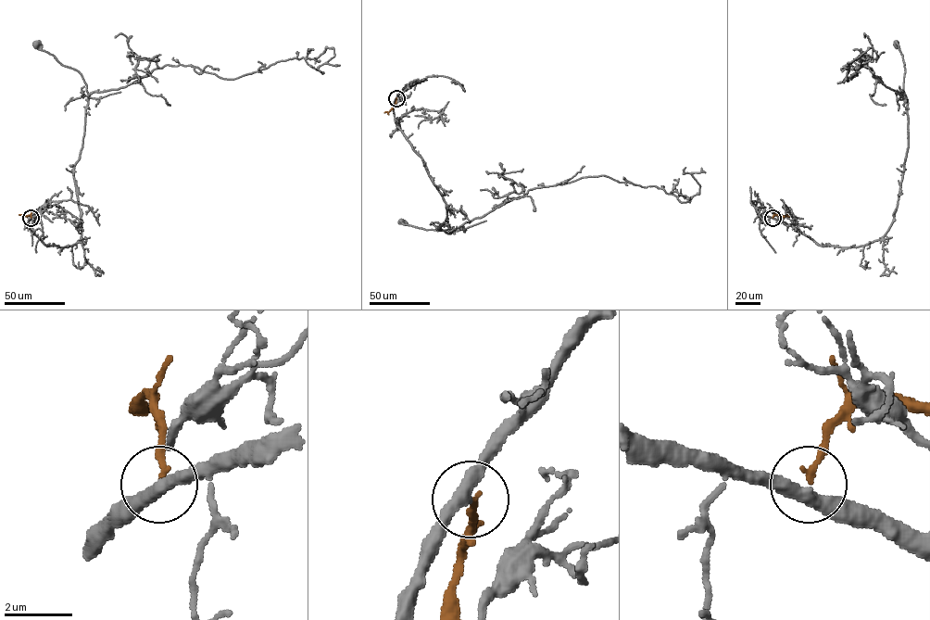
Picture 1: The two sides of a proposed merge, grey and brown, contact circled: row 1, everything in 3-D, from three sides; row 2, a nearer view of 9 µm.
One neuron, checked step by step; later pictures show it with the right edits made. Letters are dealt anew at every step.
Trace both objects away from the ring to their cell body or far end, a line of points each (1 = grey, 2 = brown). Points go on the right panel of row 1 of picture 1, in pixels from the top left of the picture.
1: (772, 218), (822, 246), (858, 246), (879, 239), (886, 233), (896, 209), (908, 146), (905, 69), (896, 44)
2: (772, 218), (775, 214), (787, 214)

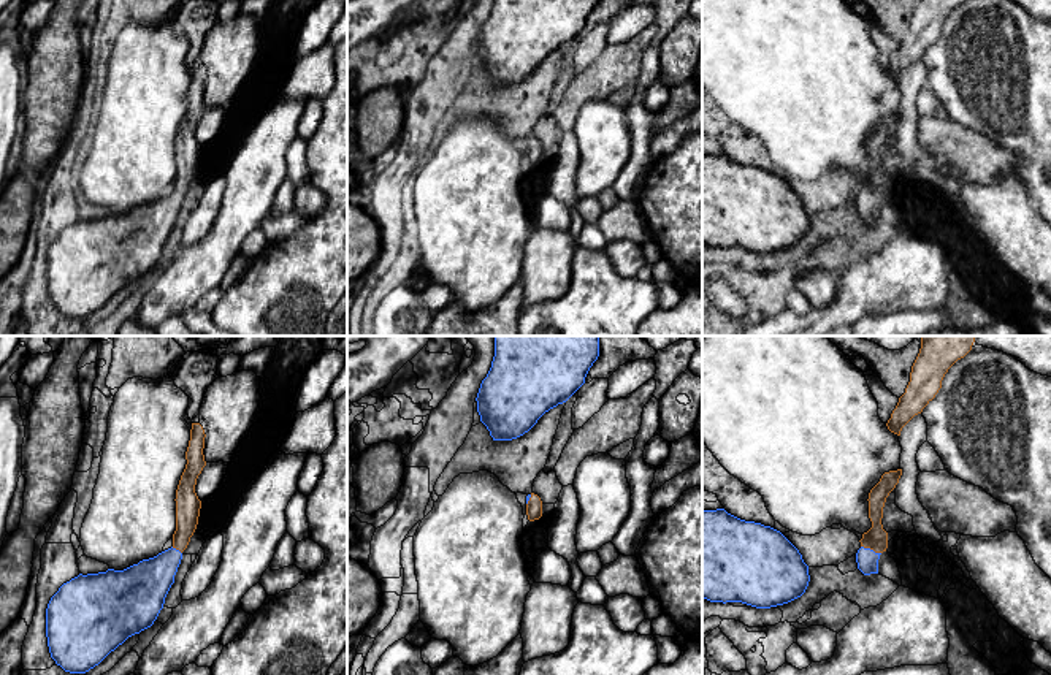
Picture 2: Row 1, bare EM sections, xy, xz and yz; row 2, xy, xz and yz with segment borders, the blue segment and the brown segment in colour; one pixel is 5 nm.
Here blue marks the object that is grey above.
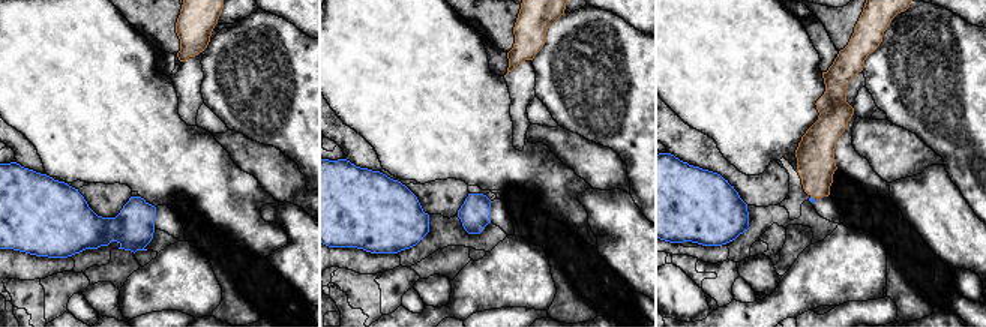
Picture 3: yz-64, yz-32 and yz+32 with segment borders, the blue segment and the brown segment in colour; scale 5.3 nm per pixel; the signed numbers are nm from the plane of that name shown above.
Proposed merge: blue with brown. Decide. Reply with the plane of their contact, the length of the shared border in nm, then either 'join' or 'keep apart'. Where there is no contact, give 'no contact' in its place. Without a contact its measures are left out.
meets blue in yz; contact 110 nm long; join

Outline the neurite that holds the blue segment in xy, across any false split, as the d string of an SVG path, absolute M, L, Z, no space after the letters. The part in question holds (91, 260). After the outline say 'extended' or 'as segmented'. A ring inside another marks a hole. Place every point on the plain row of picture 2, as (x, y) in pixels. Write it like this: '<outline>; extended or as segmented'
M192 68L187 109L174 144L173 192L124 215L79 219L51 242L46 254L48 292L65 317L89 317L157 265L198 170L201 146L195 130L206 111L204 82L203 71Z; extended

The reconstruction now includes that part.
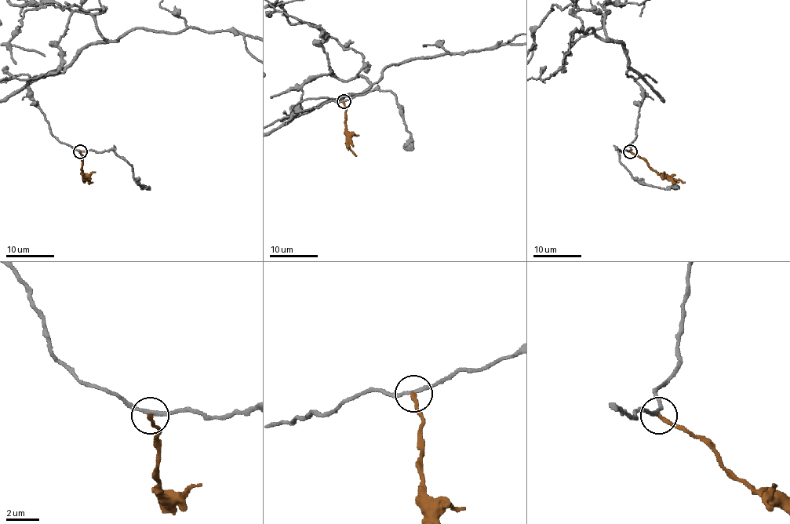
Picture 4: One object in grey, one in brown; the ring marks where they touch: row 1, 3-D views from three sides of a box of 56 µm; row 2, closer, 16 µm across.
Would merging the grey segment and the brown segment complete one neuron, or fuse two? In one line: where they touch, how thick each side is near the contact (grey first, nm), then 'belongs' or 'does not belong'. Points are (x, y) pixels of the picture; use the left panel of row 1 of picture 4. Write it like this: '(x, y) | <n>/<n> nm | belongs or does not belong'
(80, 151) | 190/240 nm | does not belong

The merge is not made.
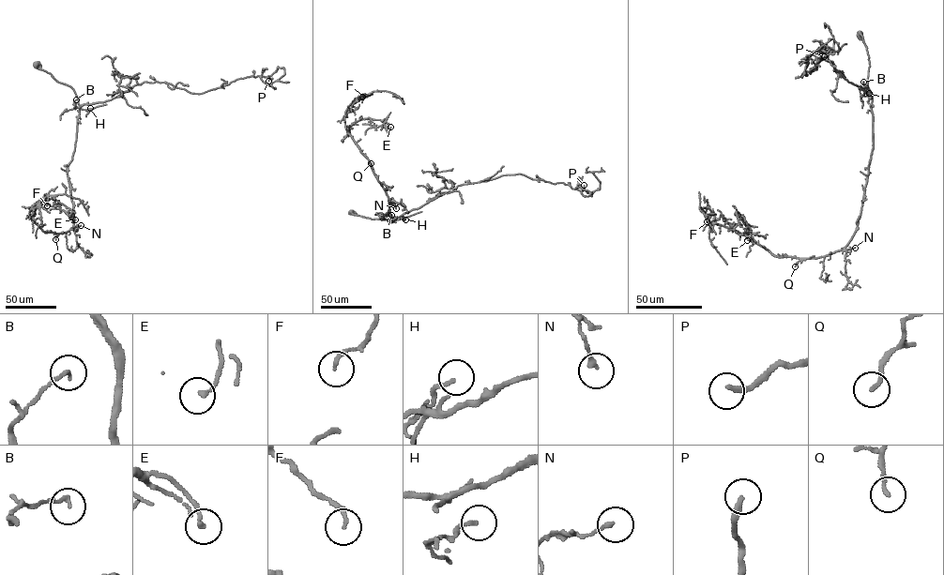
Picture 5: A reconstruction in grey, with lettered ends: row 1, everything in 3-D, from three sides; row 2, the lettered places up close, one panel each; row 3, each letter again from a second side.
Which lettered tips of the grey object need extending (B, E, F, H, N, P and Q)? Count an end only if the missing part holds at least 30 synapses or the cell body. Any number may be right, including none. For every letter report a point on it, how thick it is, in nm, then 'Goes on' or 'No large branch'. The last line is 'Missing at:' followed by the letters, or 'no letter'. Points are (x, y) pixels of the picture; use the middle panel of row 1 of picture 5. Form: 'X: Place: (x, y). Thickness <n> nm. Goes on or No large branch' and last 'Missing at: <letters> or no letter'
B: Place: (391, 215). Thickness 130 nm. No large branch
E: Place: (390, 127). Thickness 180 nm. No large branch
F: Place: (362, 97). Thickness 150 nm. No large branch
H: Place: (405, 219). Thickness 150 nm. No large branch
N: Place: (396, 208). Thickness 190 nm. No large branch
P: Place: (584, 185). Thickness 240 nm. Goes on
Q: Place: (371, 163). Thickness 150 nm. No large branch
Missing at: P

